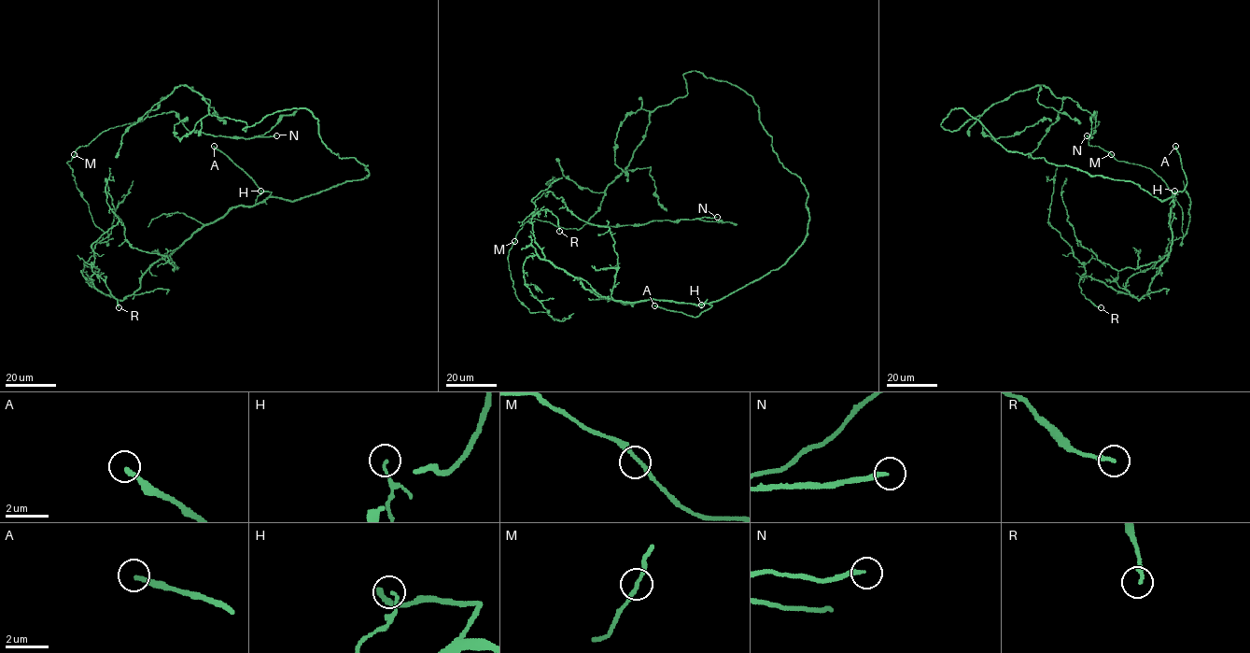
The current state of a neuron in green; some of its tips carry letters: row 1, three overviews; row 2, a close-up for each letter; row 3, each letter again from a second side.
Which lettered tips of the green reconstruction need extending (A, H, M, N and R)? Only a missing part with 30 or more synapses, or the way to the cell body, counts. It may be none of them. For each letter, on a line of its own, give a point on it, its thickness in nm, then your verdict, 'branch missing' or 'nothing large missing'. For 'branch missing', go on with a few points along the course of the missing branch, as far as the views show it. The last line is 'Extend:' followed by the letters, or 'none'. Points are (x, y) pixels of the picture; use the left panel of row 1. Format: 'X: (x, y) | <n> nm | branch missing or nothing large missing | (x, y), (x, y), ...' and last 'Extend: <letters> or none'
A: (214, 146) | 200 nm | branch missing | (214, 146), (175, 128), (147, 132)
H: (260, 191) | 110 nm | nothing large missing
M: (74, 154) | 160 nm | nothing large missing
N: (276, 135) | 200 nm | branch missing | (276, 135), (296, 132), (313, 137), (327, 134)
R: (119, 307) | 170 nm | nothing large missing
Extend: A, N

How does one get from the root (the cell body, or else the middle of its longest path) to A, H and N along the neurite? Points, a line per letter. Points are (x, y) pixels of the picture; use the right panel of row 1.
A: (1109, 178), (1130, 180), (1161, 201), (1172, 197), (1175, 191), (1182, 191), (1186, 183), (1175, 146)
H: (1109, 178), (1130, 180), (1161, 201), (1172, 197), (1174, 204), (1174, 191)
N: (1109, 178), (1007, 151), (962, 108), (941, 124), (957, 130), (1044, 85), (1097, 111), (1087, 135)

